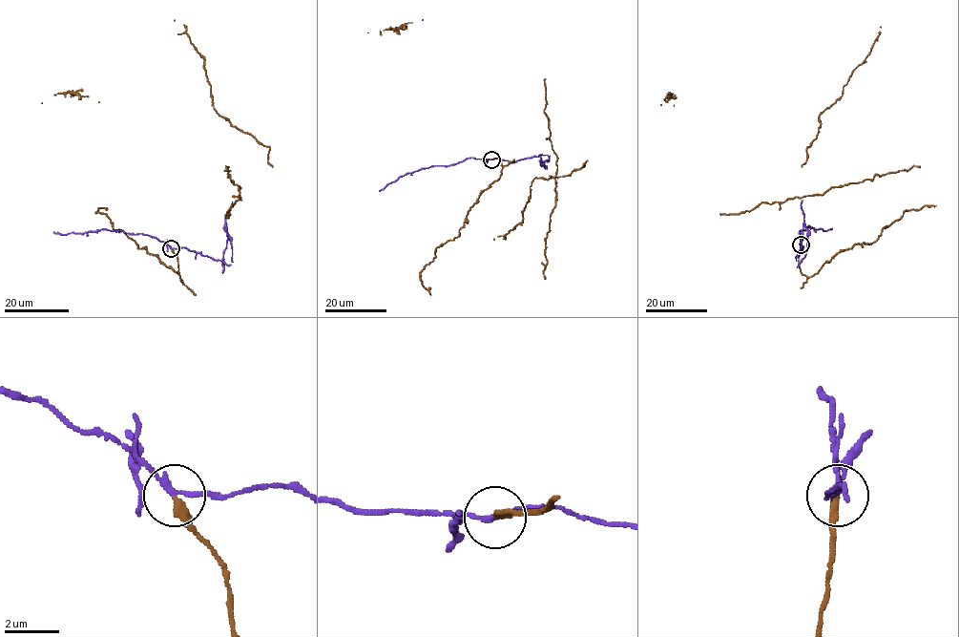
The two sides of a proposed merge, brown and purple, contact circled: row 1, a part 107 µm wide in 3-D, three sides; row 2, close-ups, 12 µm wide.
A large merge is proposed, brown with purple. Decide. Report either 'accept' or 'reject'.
reject

